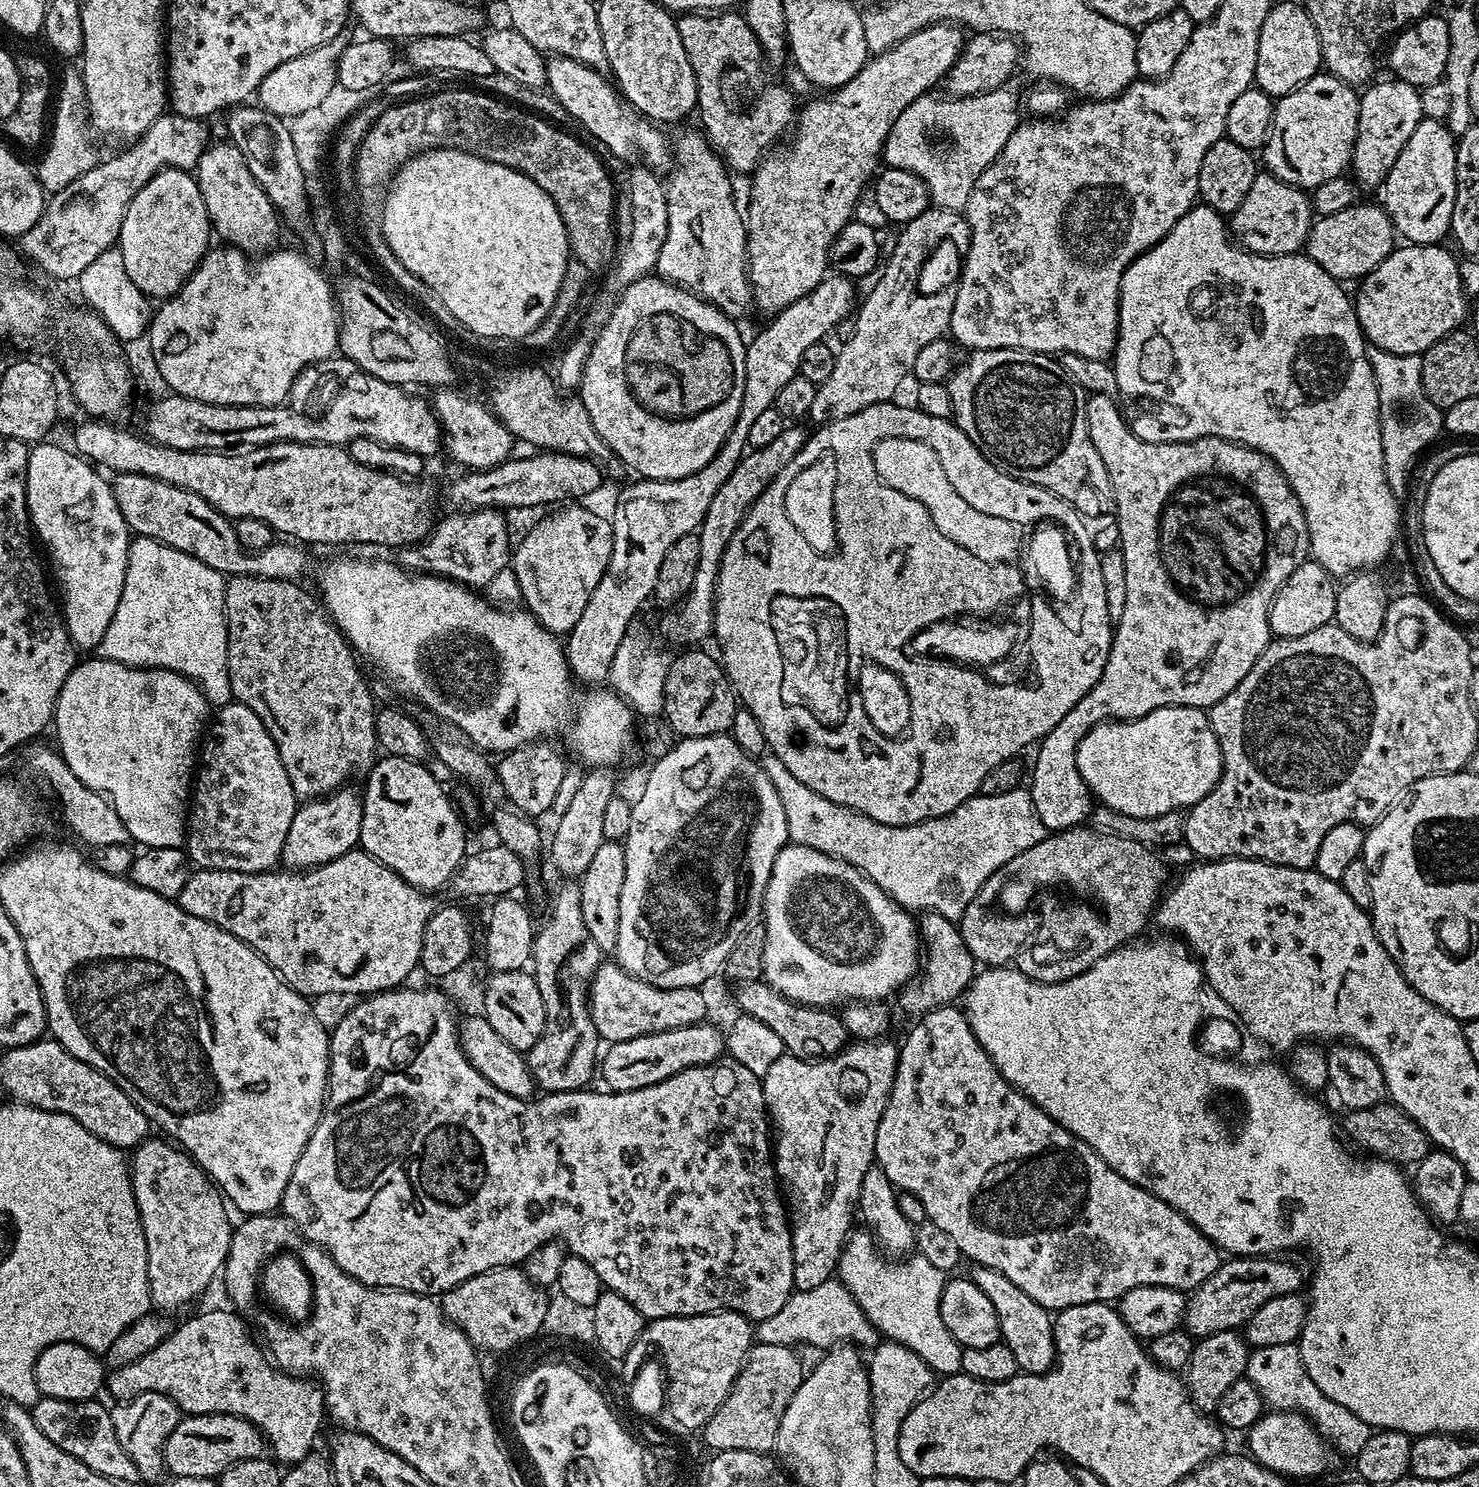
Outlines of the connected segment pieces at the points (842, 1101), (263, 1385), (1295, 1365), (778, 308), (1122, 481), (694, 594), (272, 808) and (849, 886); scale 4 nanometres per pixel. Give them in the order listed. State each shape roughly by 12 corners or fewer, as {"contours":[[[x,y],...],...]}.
{"contours":[[[899,1047],[762,1078],[795,1291],[833,1279]],[[235,1311],[200,1312],[116,1366],[116,1402],[241,1416],[294,1465],[324,1390],[277,1368]],[[1296,1344],[1255,1349],[1246,1379],[1269,1409],[1307,1416],[1355,1458],[1372,1425],[1314,1386]],[[930,24],[799,109],[751,173],[755,311],[806,298],[898,116],[956,65]],[[1110,396],[1090,442],[1126,607],[1094,686],[1035,749],[1049,833],[1094,797],[1090,729],[1217,704],[1309,559],[1266,454],[1142,442]],[[789,423],[745,451],[698,529],[694,586],[664,628],[695,645],[713,635],[716,579],[750,506],[810,435]],[[250,707],[215,709],[186,851],[197,869],[280,864],[298,801]],[[787,843],[764,975],[810,1008],[887,1001],[918,924],[854,866]]]}

